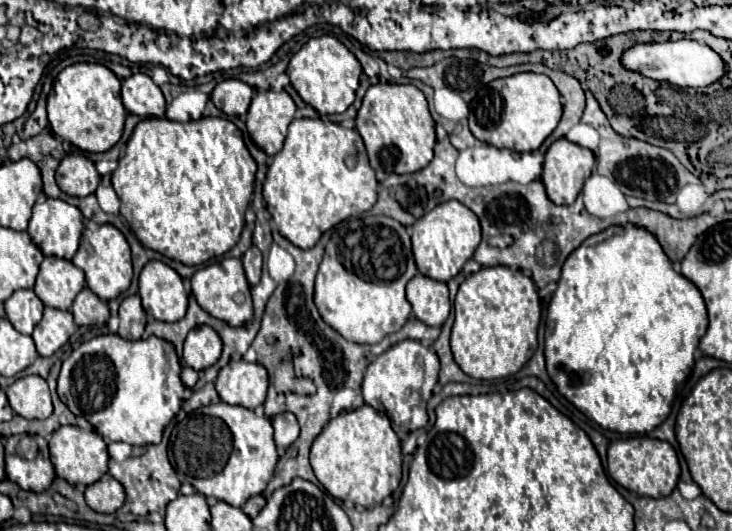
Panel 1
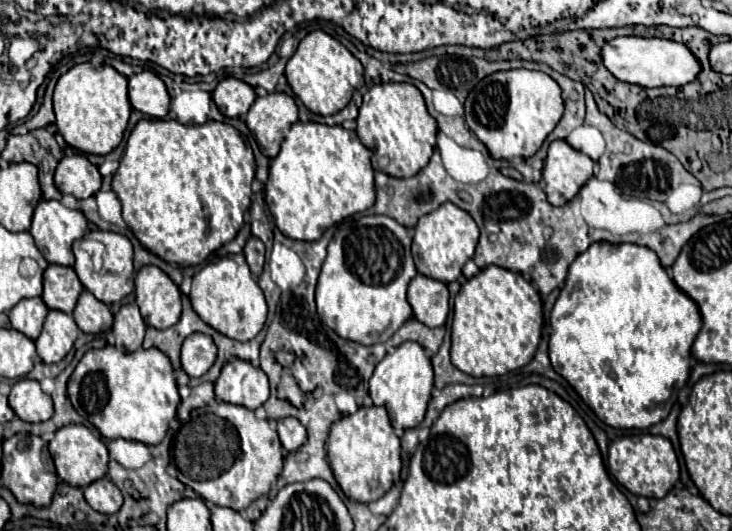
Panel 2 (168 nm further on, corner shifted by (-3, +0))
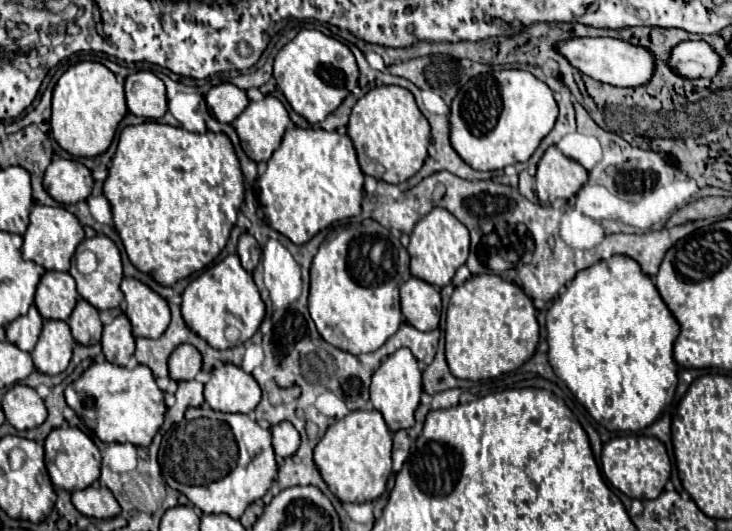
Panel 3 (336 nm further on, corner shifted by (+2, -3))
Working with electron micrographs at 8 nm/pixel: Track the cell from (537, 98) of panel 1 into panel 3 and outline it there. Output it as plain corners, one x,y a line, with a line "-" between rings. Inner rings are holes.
498,70
488,72
482,76
474,76
474,80
468,80
456,94
456,98
450,104
450,144
454,144
454,150
462,160
466,160
468,166
474,170
500,170
510,164
526,162
534,150
538,148
540,140
554,128
554,122
558,118
558,106
552,96
552,90
532,76
526,70

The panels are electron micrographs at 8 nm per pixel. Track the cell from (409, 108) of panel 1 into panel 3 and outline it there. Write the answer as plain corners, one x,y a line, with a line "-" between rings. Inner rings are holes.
380,86
372,88
354,104
348,122
348,136
354,142
358,164
364,174
388,184
400,184
422,168
428,156
426,148
430,146
430,124
406,88

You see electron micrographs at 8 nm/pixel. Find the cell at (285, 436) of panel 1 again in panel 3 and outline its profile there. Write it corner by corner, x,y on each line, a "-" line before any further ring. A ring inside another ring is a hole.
280,422
274,428
270,428
270,432
272,432
272,448
274,448
276,456
286,458
298,450
300,434
290,422

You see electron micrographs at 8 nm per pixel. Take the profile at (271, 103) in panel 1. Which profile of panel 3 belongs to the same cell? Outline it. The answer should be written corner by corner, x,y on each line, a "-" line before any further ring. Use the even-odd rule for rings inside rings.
264,96
260,102
250,102
234,128
240,146
250,152
254,162
266,162
280,146
286,126
290,124
284,104
274,96

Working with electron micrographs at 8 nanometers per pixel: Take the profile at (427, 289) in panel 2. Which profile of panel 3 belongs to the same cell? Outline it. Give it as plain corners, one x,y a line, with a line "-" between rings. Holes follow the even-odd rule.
410,278
400,286
400,302
402,302
402,314
408,324
412,324
418,330
434,330
440,322
440,292
420,280

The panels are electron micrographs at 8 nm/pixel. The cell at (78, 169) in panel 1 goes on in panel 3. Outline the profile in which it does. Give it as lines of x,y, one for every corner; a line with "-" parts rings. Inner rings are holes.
52,160
44,172
46,192
60,204
76,204
86,200
92,192
92,184
94,180
90,170
76,160

